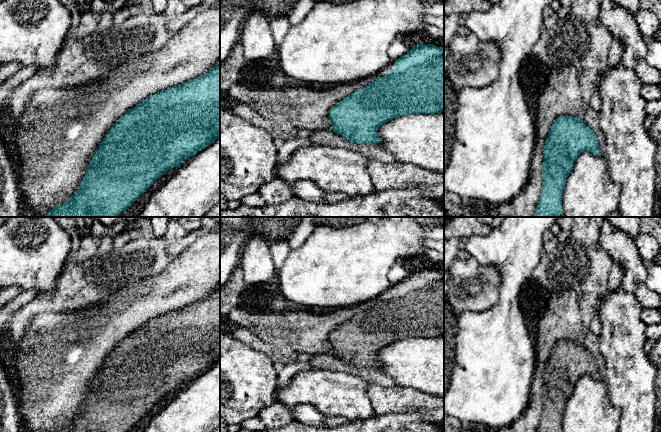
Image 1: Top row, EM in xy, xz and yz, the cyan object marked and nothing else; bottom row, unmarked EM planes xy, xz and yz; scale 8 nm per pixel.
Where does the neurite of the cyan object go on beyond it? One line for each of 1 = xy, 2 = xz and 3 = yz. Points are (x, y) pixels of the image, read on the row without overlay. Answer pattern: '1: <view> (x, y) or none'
1: none
2: none
3: none

